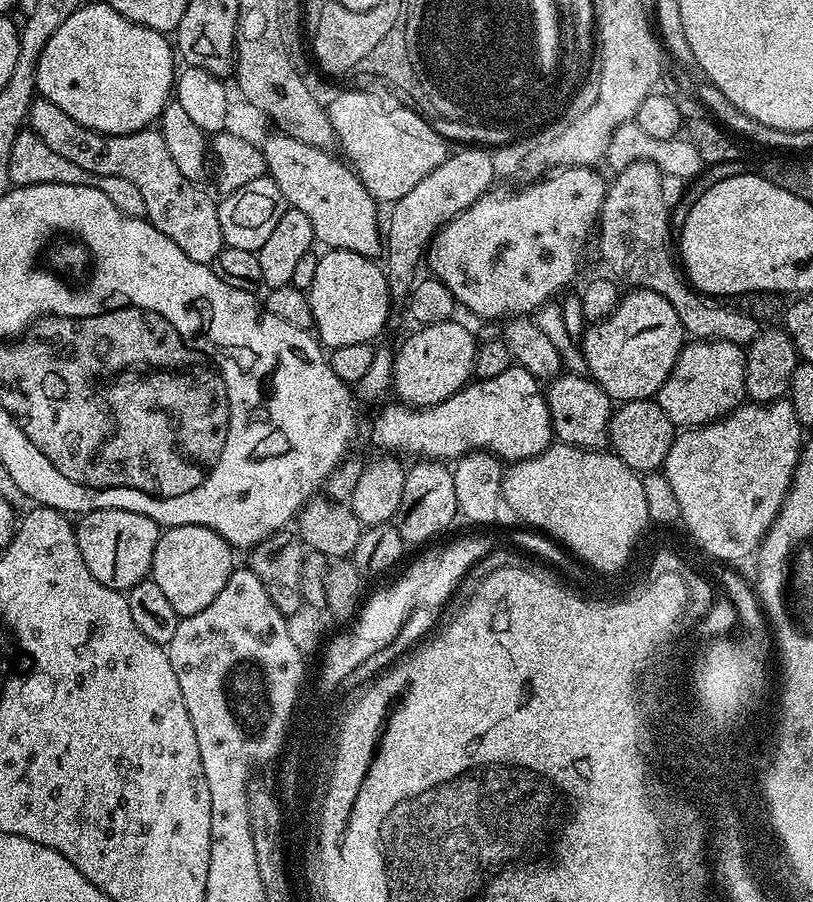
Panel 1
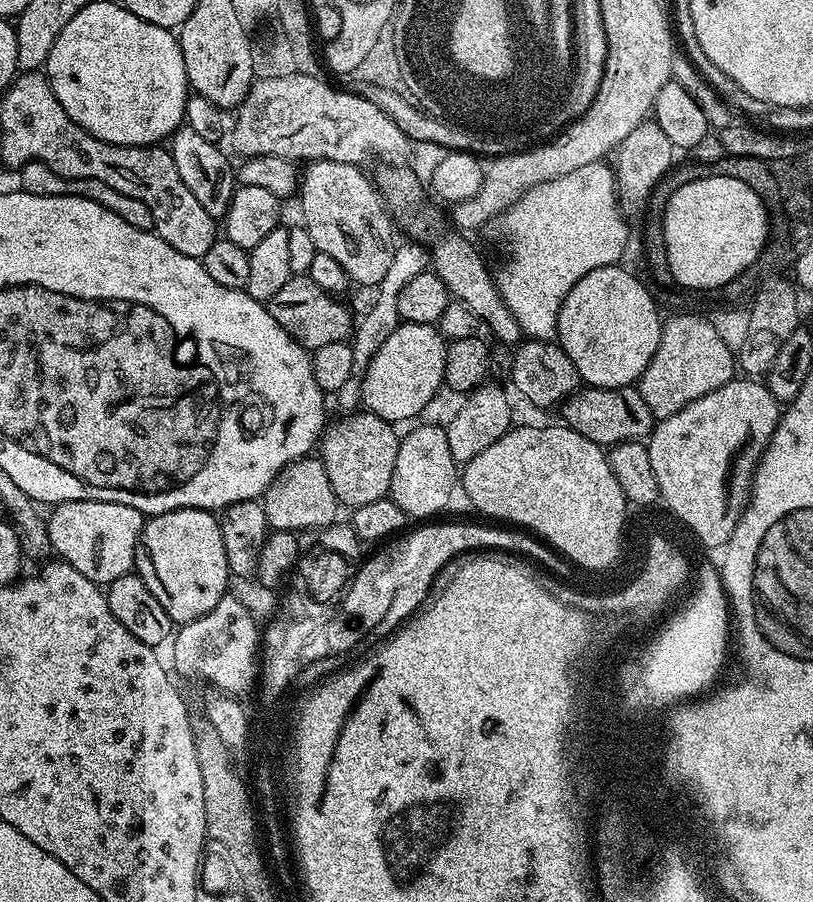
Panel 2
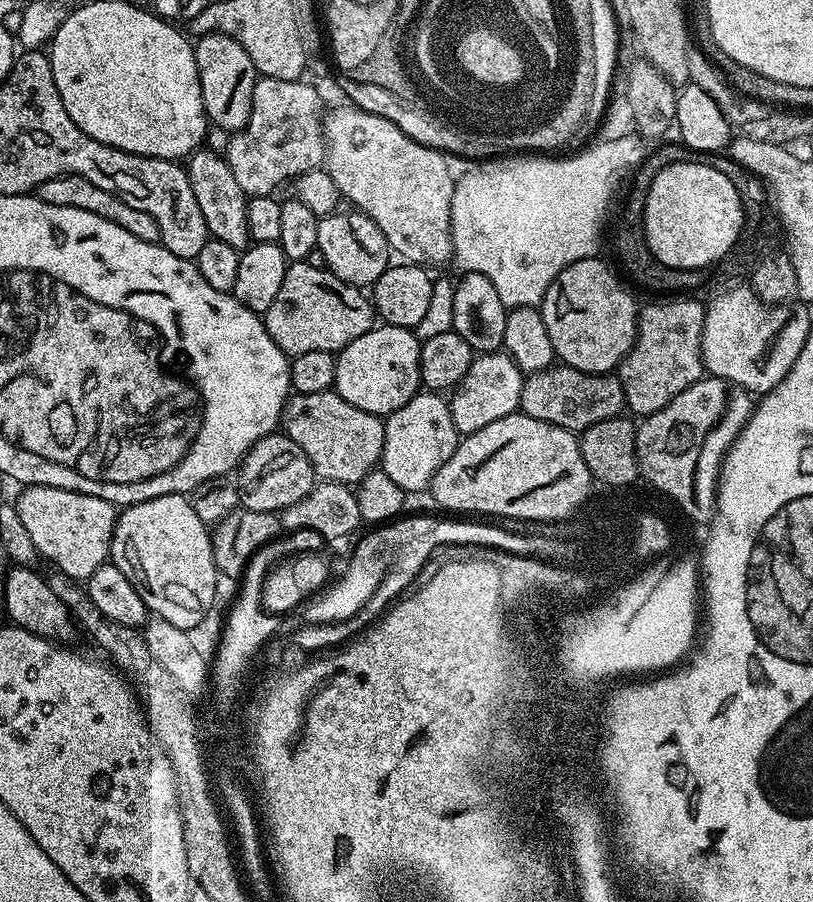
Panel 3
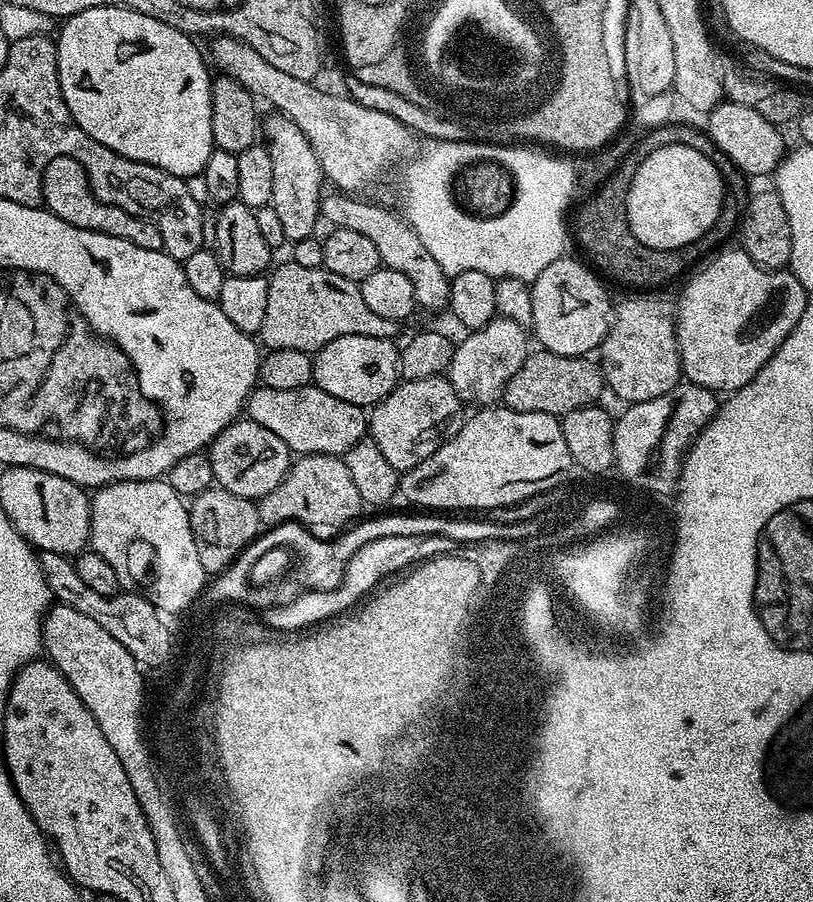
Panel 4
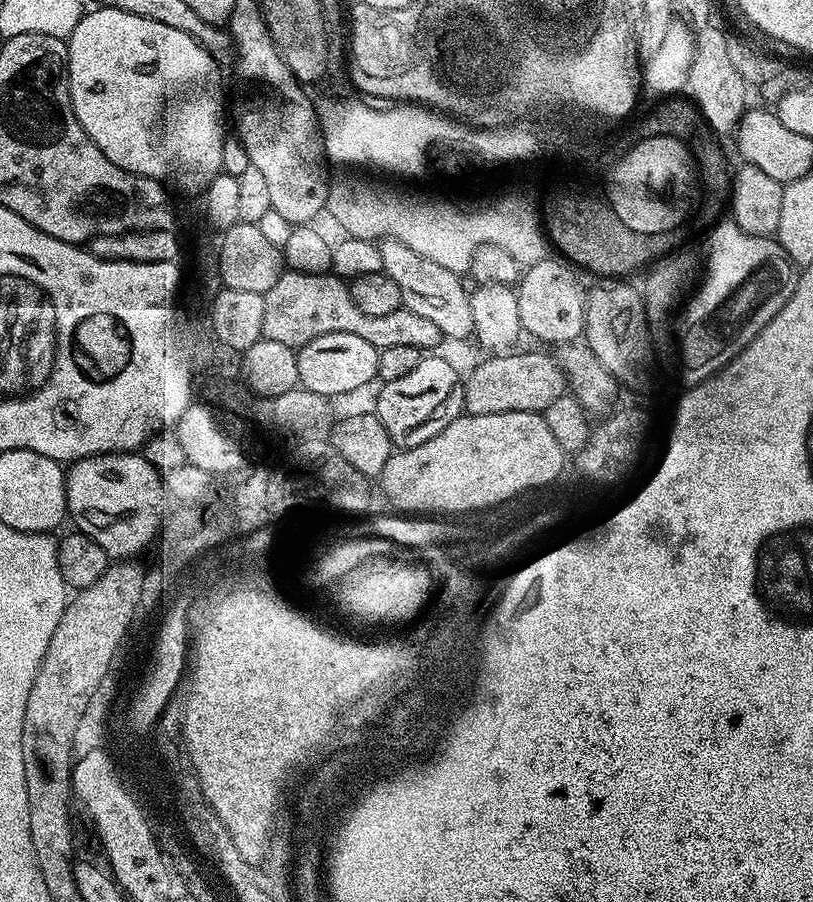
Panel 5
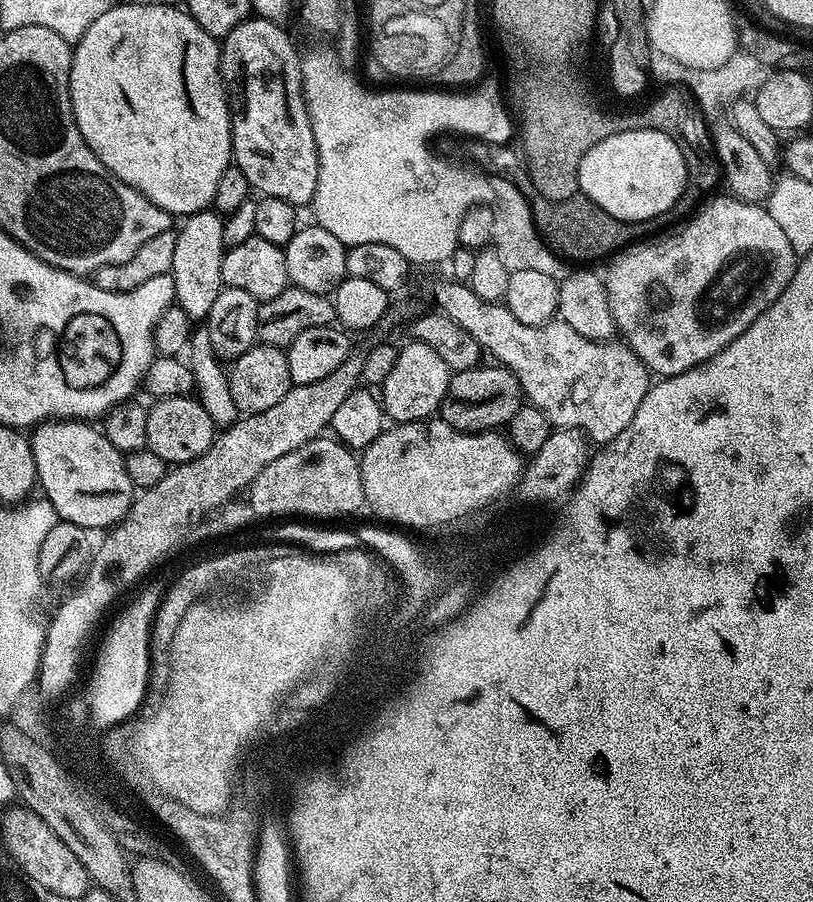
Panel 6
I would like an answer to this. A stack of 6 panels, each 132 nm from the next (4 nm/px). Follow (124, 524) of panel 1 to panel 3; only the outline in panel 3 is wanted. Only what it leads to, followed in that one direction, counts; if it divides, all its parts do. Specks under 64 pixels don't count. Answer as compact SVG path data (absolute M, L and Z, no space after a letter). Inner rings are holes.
M30 484L14 500L22 526L30 533L37 553L49 560L53 569L60 569L79 582L86 582L98 566L102 566L112 550L112 531L118 515L117 505L97 496L62 490L54 486Z

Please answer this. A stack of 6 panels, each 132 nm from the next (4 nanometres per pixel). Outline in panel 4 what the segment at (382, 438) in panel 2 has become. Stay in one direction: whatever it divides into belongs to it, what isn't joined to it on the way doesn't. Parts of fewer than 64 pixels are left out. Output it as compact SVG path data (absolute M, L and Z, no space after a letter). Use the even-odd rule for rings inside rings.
M315 383L302 386L298 390L274 390L257 386L252 389L246 405L247 419L266 426L273 434L278 434L282 442L293 454L309 456L326 454L343 457L359 440L368 436L368 416L359 404L342 402L334 394L317 388Z

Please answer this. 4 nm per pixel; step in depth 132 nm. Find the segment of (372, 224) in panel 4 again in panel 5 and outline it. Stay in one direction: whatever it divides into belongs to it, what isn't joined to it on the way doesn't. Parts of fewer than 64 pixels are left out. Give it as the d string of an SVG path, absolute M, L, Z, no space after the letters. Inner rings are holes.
M385 238L379 241L379 245L384 273L398 286L404 307L414 310L414 314L427 318L429 322L434 322L441 337L468 340L473 335L471 302L469 295L462 290L461 277L446 270L446 266L438 266L438 262L430 262L430 258L422 258L422 254L410 250L406 242Z

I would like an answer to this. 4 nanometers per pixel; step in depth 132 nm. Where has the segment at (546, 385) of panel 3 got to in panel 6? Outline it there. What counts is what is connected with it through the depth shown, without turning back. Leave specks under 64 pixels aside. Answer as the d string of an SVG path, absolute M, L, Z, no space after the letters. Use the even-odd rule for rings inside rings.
M488 362L488 365L452 372L446 396L440 403L439 419L454 430L463 432L488 432L503 429L518 414L522 403L520 383L510 369Z

